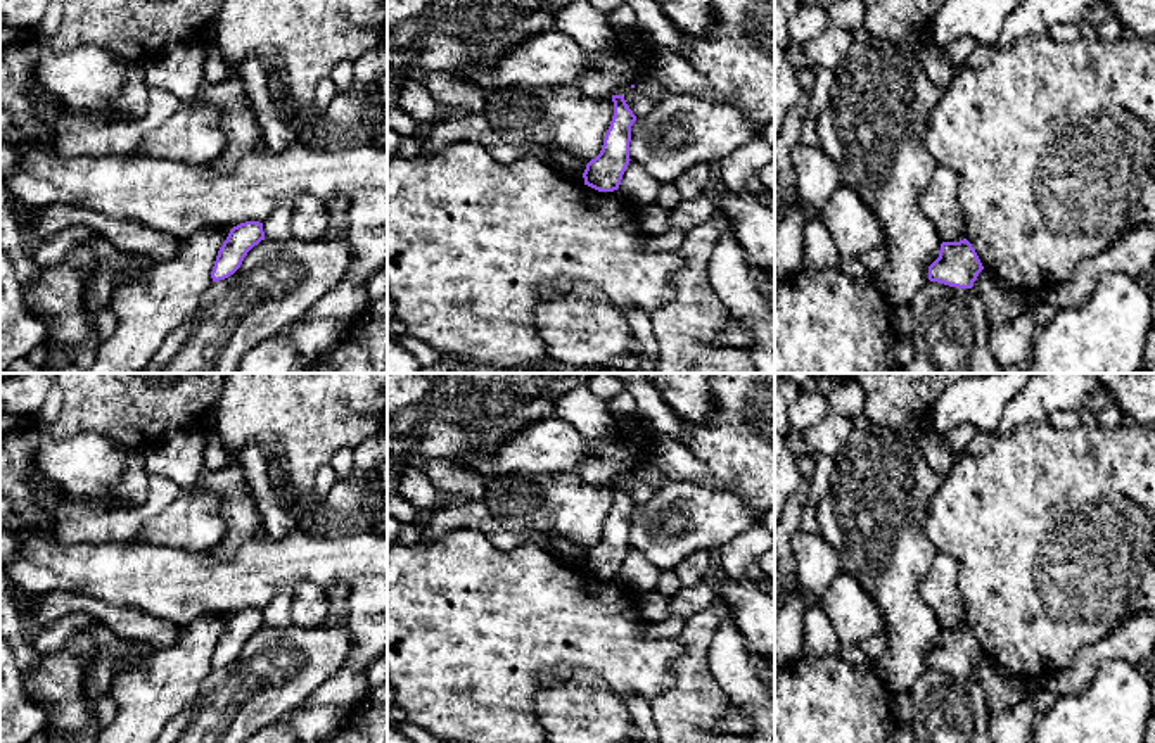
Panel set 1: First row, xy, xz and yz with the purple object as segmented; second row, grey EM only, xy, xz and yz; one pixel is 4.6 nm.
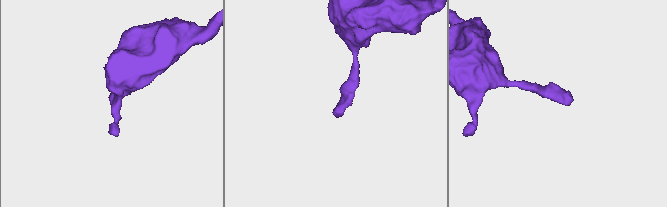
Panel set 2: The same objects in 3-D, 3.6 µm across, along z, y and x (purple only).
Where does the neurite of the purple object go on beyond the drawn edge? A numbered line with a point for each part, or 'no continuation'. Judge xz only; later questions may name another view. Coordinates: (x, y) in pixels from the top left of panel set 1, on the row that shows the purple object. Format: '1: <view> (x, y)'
no continuation

